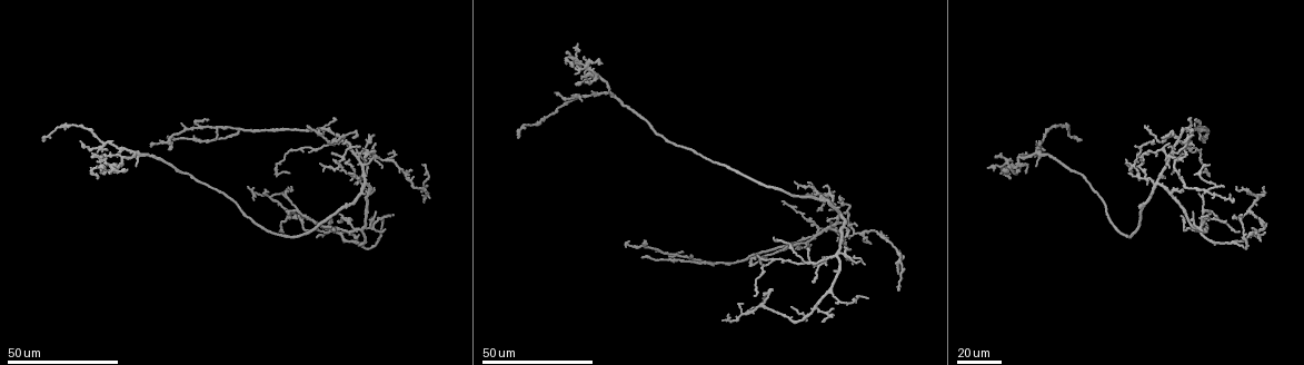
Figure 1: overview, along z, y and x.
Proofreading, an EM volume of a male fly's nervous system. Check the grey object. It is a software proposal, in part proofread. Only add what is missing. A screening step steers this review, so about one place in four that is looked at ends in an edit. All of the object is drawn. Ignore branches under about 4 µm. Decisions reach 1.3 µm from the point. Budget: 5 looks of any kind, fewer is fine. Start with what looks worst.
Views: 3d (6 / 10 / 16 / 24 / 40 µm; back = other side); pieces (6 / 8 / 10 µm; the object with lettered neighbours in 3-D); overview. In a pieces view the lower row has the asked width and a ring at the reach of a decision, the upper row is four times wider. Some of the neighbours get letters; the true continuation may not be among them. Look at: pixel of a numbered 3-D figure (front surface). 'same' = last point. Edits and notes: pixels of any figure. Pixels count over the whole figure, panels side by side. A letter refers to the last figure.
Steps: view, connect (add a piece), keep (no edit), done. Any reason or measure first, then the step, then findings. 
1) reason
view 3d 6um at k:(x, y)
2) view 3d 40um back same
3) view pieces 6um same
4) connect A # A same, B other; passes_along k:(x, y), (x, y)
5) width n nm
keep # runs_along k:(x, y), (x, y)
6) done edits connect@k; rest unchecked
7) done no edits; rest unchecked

free end
view 3d 40um at 1:(834, 308)

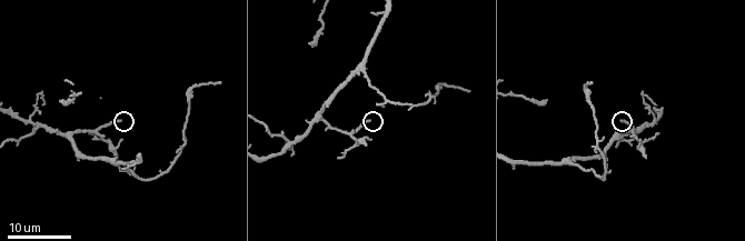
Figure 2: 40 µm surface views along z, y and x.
view pieces 8um at 2:(371, 119)

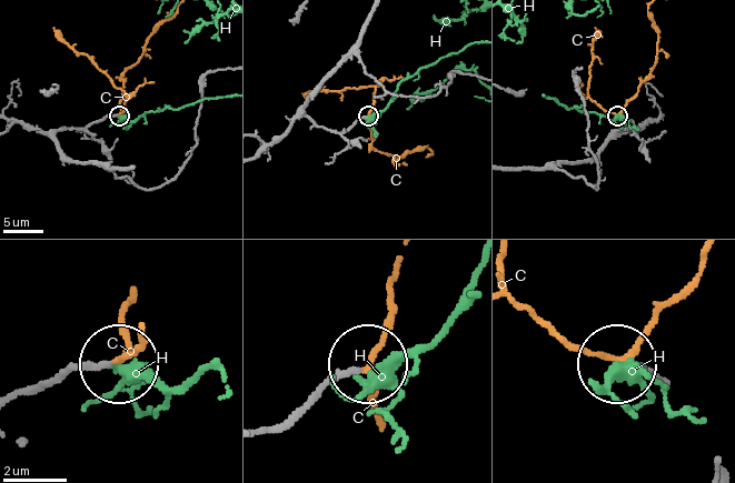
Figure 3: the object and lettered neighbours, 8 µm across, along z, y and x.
connect C # C same, H other; it goes on there

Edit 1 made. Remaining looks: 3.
see it whole again
view overview

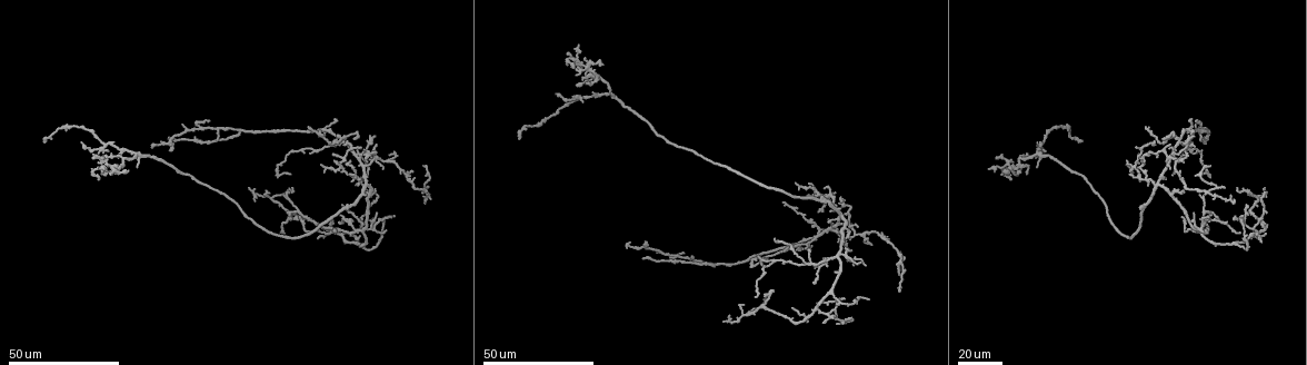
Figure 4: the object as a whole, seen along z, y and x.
tapers out
view 3d 24um at 4:(1184, 192)

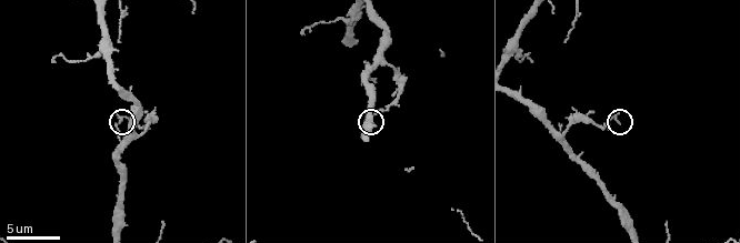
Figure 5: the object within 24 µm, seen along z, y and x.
view pieces 10um at 5:(619, 112)

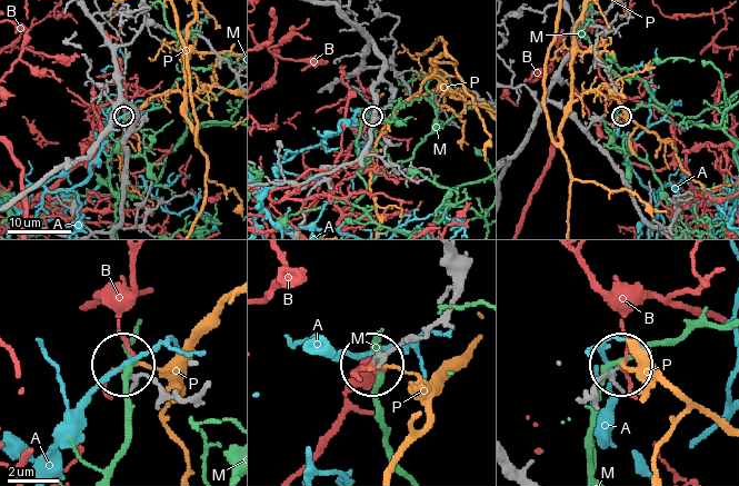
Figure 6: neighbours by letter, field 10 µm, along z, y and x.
keep # A other, B other, M other, P other; runs_along 6:(456, 263), (458, 288), (451, 301), (371, 363); no lettered piece goes on from it

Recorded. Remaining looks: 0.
done edits connect@3; rest unchecked

